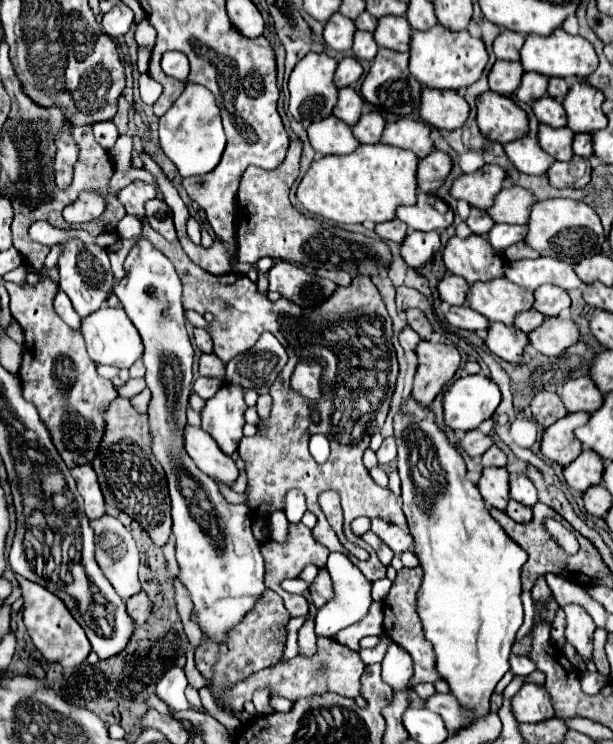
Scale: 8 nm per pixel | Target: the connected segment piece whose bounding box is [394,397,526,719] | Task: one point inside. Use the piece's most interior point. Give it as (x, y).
(469, 603)

